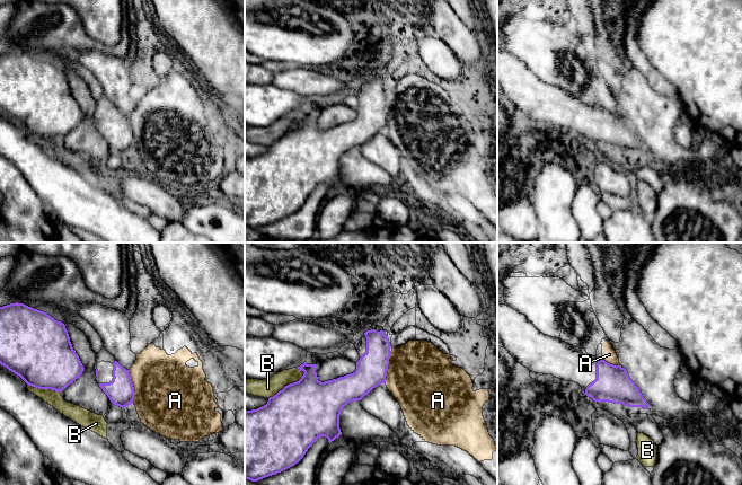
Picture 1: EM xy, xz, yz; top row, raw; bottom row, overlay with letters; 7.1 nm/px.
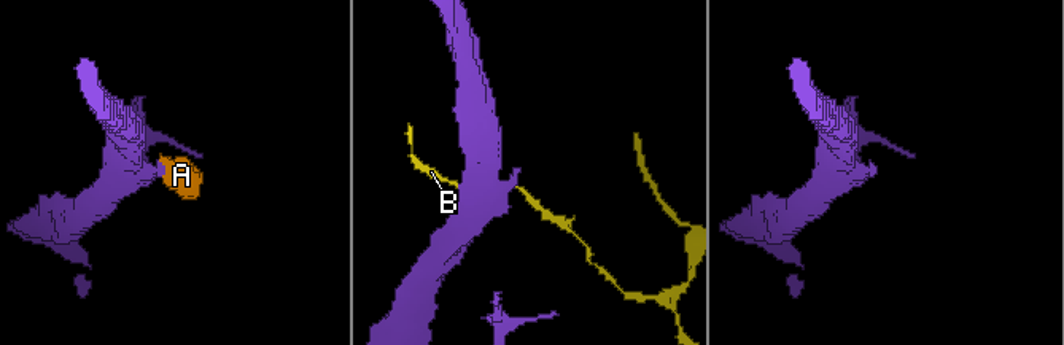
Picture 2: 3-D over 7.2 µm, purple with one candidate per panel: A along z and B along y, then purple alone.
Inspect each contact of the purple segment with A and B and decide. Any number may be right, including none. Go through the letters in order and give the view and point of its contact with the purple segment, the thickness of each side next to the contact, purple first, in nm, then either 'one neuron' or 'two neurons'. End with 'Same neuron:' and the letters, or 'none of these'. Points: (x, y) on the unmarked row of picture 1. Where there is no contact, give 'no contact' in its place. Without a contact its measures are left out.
A: meets purple in xy at (132, 132); 190 nm thick on the purple side, 440 nm on the other; two neurons
B: meets purple in xz at (288, 132); 440 nm thick on the purple side, 140 nm on the other; two neurons
Same neuron: none of these

